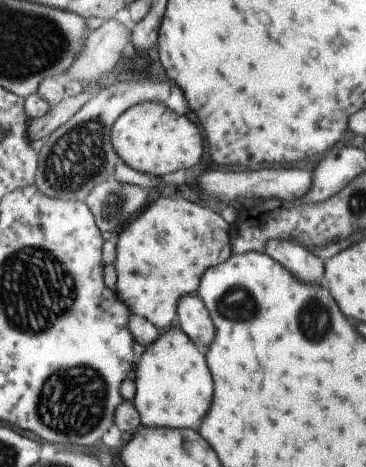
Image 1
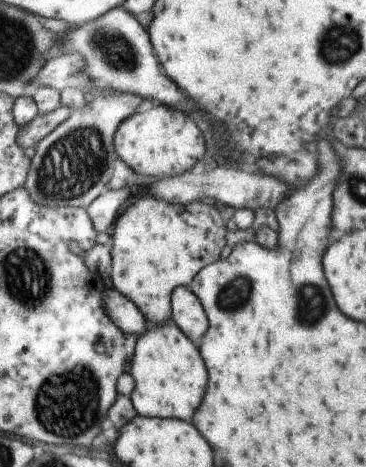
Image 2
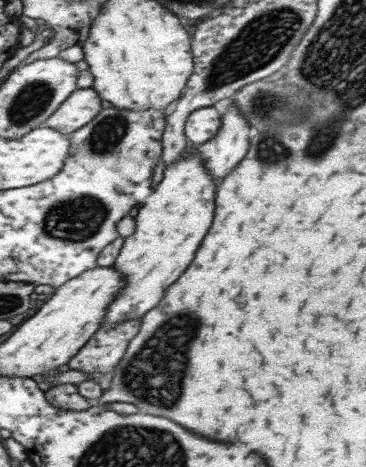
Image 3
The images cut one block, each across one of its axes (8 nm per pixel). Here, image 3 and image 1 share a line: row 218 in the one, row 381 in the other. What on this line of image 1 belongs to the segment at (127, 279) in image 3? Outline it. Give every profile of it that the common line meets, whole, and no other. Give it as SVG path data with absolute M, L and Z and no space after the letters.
M175 324L169 330L159 332L159 340L143 350L135 366L135 398L131 402L139 414L141 426L197 430L211 402L211 376L201 352L193 346L193 340Z

